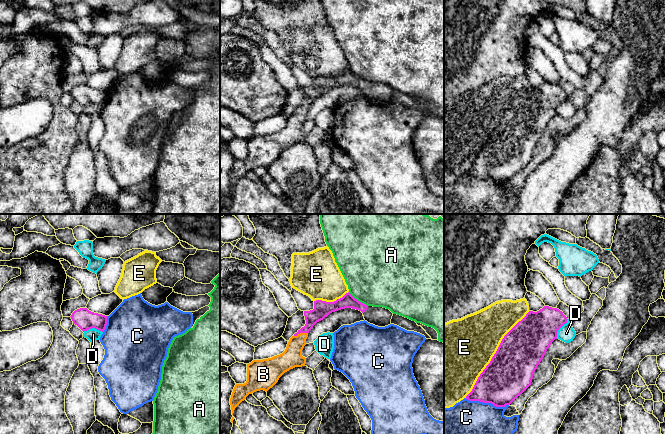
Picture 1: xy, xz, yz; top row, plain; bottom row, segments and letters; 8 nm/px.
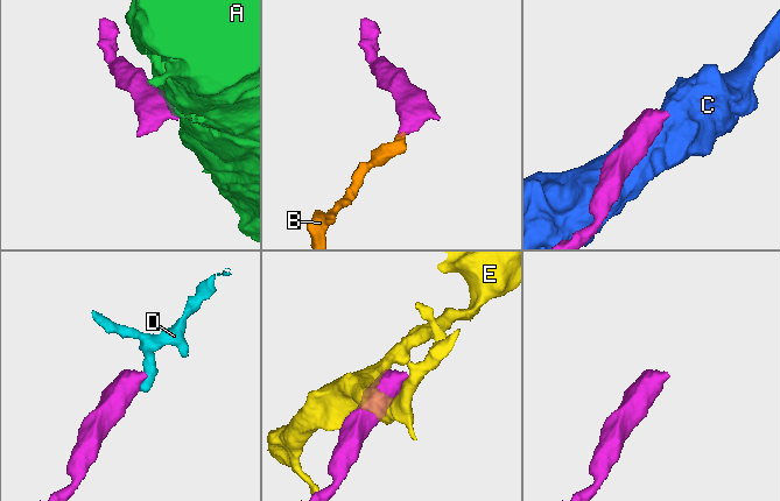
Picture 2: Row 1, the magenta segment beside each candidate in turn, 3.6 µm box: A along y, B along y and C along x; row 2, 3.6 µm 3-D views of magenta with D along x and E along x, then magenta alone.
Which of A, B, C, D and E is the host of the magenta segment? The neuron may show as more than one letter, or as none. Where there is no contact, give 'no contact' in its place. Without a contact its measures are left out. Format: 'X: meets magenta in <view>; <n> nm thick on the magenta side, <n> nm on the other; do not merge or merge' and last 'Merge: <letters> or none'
A: meets magenta in xz; 110 nm thick on the magenta side, 480 nm on the other; do not merge
B: meets magenta in xz; 130 nm thick on the magenta side, 160 nm on the other; merge
C: meets magenta in yz; 360 nm thick on the magenta side, 280 nm on the other; do not merge
D: meets magenta in yz; 320 nm thick on the magenta side, 140 nm on the other; do not merge
E: meets magenta in yz; 360 nm thick on the magenta side, 460 nm on the other; do not merge
Merge: B

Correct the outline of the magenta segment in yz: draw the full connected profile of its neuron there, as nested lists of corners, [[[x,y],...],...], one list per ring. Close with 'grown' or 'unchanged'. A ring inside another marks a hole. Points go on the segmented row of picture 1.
[[[544,306],[537,312],[529,311],[502,339],[490,363],[478,377],[472,391],[466,396],[469,401],[491,403],[496,407],[510,405],[530,385],[533,374],[551,343],[557,339],[558,330],[567,323],[567,317],[557,308]]]; unchanged

